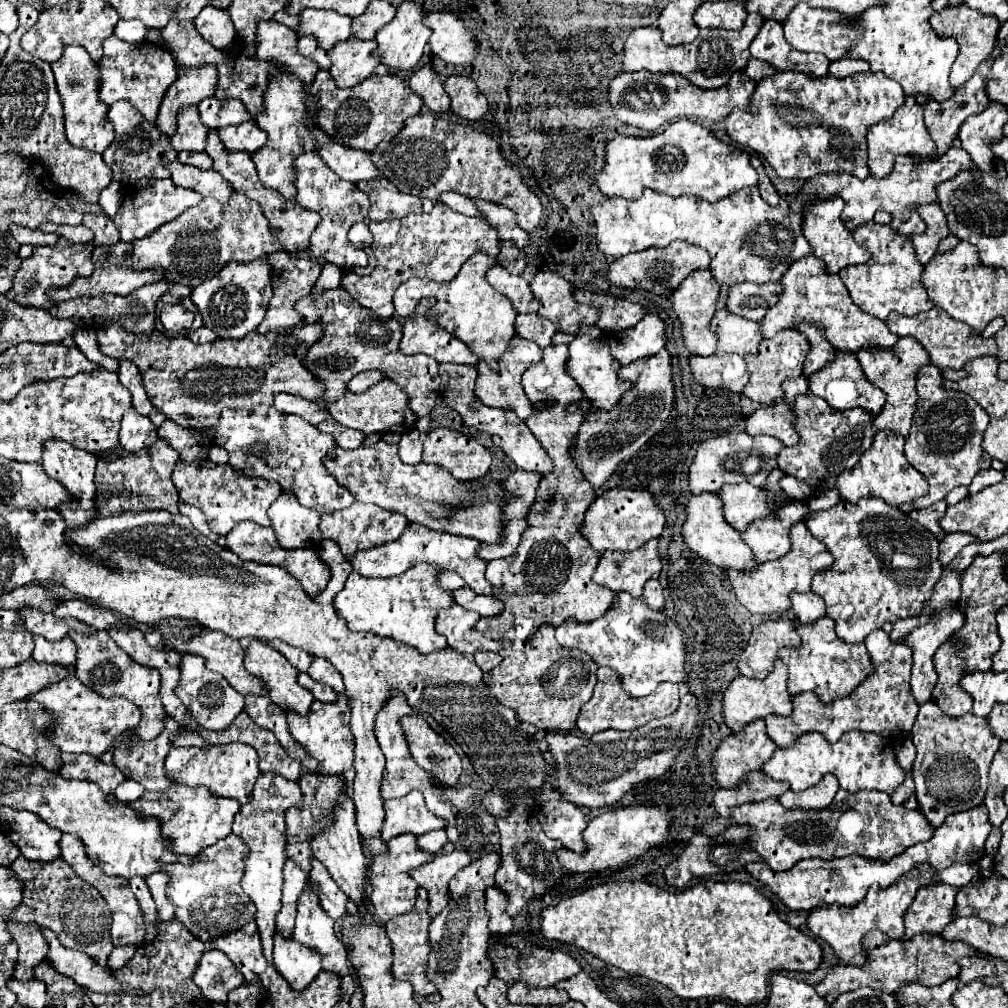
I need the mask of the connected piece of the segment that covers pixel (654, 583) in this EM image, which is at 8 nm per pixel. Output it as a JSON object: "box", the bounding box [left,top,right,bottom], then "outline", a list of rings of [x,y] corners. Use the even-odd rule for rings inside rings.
{"box":[641,578,663,610],"outline":[[[651,578],[651,580],[645,584],[641,596],[643,596],[643,600],[645,600],[645,604],[647,604],[649,608],[653,608],[653,610],[661,610],[661,608],[663,608],[663,588],[661,588],[659,580]]]}

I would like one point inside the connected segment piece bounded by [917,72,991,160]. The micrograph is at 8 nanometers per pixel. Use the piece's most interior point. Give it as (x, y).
(943, 119)

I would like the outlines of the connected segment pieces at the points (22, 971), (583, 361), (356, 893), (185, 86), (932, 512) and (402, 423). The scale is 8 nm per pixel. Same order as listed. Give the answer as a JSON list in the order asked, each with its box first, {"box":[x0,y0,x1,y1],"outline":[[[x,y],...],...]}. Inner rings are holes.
[{"box":[7,924,45,982],"outline":[[[9,924],[7,930],[11,932],[13,942],[19,946],[19,958],[13,970],[13,980],[19,982],[27,982],[33,978],[33,966],[37,966],[41,962],[41,958],[45,958],[45,940],[41,938],[39,926],[17,926],[17,924]]]},{"box":[567,326,629,410],"outline":[[[581,326],[579,332],[575,334],[575,340],[569,344],[569,358],[567,358],[567,372],[575,378],[575,382],[581,386],[581,390],[585,392],[583,396],[587,400],[591,400],[591,404],[595,408],[601,410],[609,410],[613,408],[623,392],[629,388],[629,382],[623,382],[617,378],[617,370],[621,366],[615,362],[615,358],[609,354],[609,342],[607,342],[607,334],[601,332],[597,326]]]},{"box":[309,778,367,906],"outline":[[[345,778],[343,784],[345,784],[345,786],[341,786],[341,804],[343,806],[337,808],[337,812],[333,814],[333,822],[325,830],[313,834],[313,838],[311,838],[309,844],[313,848],[313,856],[325,864],[325,868],[329,870],[329,874],[333,876],[333,880],[339,884],[339,888],[357,906],[361,906],[361,882],[365,878],[367,860],[365,860],[365,854],[361,850],[359,832],[357,832],[357,826],[355,826],[355,806],[353,806],[353,800],[349,796],[349,780]]]},{"box":[155,66,217,136],"outline":[[[201,66],[201,70],[179,74],[179,78],[173,82],[173,86],[169,86],[161,102],[155,126],[159,126],[163,134],[173,136],[173,130],[177,128],[175,116],[179,110],[187,108],[189,104],[201,102],[201,98],[207,96],[205,92],[213,94],[215,84],[217,84],[217,70],[213,70],[213,66]]]},{"box":[909,500,947,534],"outline":[[[939,500],[939,502],[935,502],[929,510],[911,510],[911,512],[909,512],[909,518],[917,520],[921,526],[925,526],[927,530],[931,530],[933,534],[939,534],[939,532],[941,532],[939,520],[943,518],[945,508],[947,508],[945,500]]]},{"box":[329,380,417,434],"outline":[[[391,380],[379,382],[379,384],[371,386],[363,394],[347,392],[345,398],[341,398],[333,406],[329,406],[329,414],[341,426],[359,430],[363,434],[371,434],[371,432],[379,432],[379,434],[397,432],[397,434],[405,434],[405,432],[411,432],[415,428],[415,422],[417,422],[417,418],[413,416],[413,412],[407,406],[405,392],[395,382],[391,382]]]}]

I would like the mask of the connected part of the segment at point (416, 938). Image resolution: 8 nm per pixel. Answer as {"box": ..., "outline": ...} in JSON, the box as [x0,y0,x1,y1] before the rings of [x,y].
{"box":[385,888,437,996],"outline":[[[423,888],[417,890],[417,902],[413,906],[413,910],[409,914],[399,914],[393,916],[385,928],[387,928],[387,936],[391,940],[393,946],[393,976],[411,982],[413,990],[421,996],[427,994],[435,994],[437,988],[427,980],[425,970],[427,970],[427,954],[429,954],[429,946],[427,946],[427,928],[431,918],[427,916],[427,892]]]}

